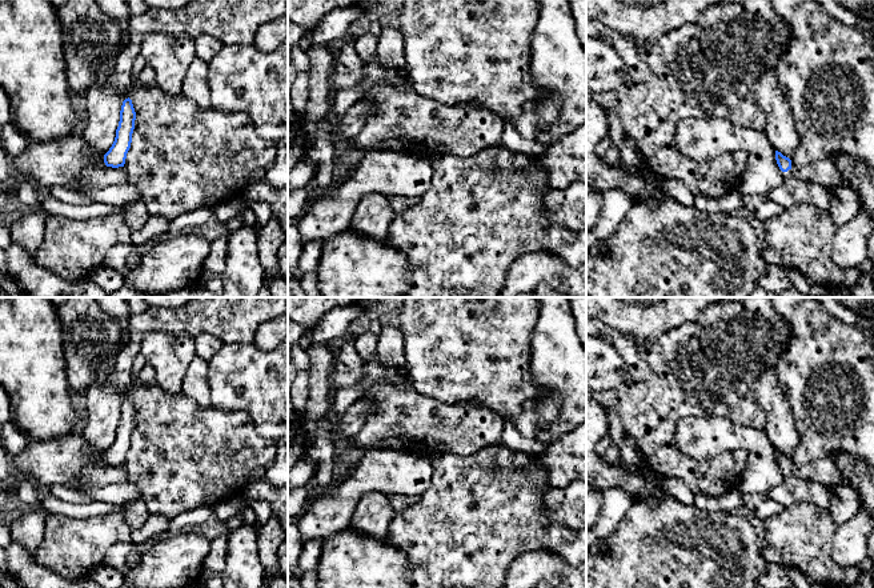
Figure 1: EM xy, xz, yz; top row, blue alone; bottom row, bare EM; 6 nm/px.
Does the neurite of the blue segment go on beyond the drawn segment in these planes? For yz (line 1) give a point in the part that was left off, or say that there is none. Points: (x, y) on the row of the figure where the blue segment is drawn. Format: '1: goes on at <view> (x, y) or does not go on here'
1: goes on at yz (793, 191)

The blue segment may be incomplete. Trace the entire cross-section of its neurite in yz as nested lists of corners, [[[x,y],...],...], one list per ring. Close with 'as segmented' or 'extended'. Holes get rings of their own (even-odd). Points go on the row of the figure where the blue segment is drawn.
[[[775,151],[775,160],[783,172],[783,181],[765,196],[766,200],[774,201],[783,208],[797,204],[811,204],[822,209],[829,209],[830,199],[827,189],[795,177],[791,169],[791,160],[778,151]]] | extended

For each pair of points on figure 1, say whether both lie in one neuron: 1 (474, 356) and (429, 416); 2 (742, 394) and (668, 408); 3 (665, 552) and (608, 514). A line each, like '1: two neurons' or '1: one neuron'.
1: two neurons
2: one neuron
3: two neurons

